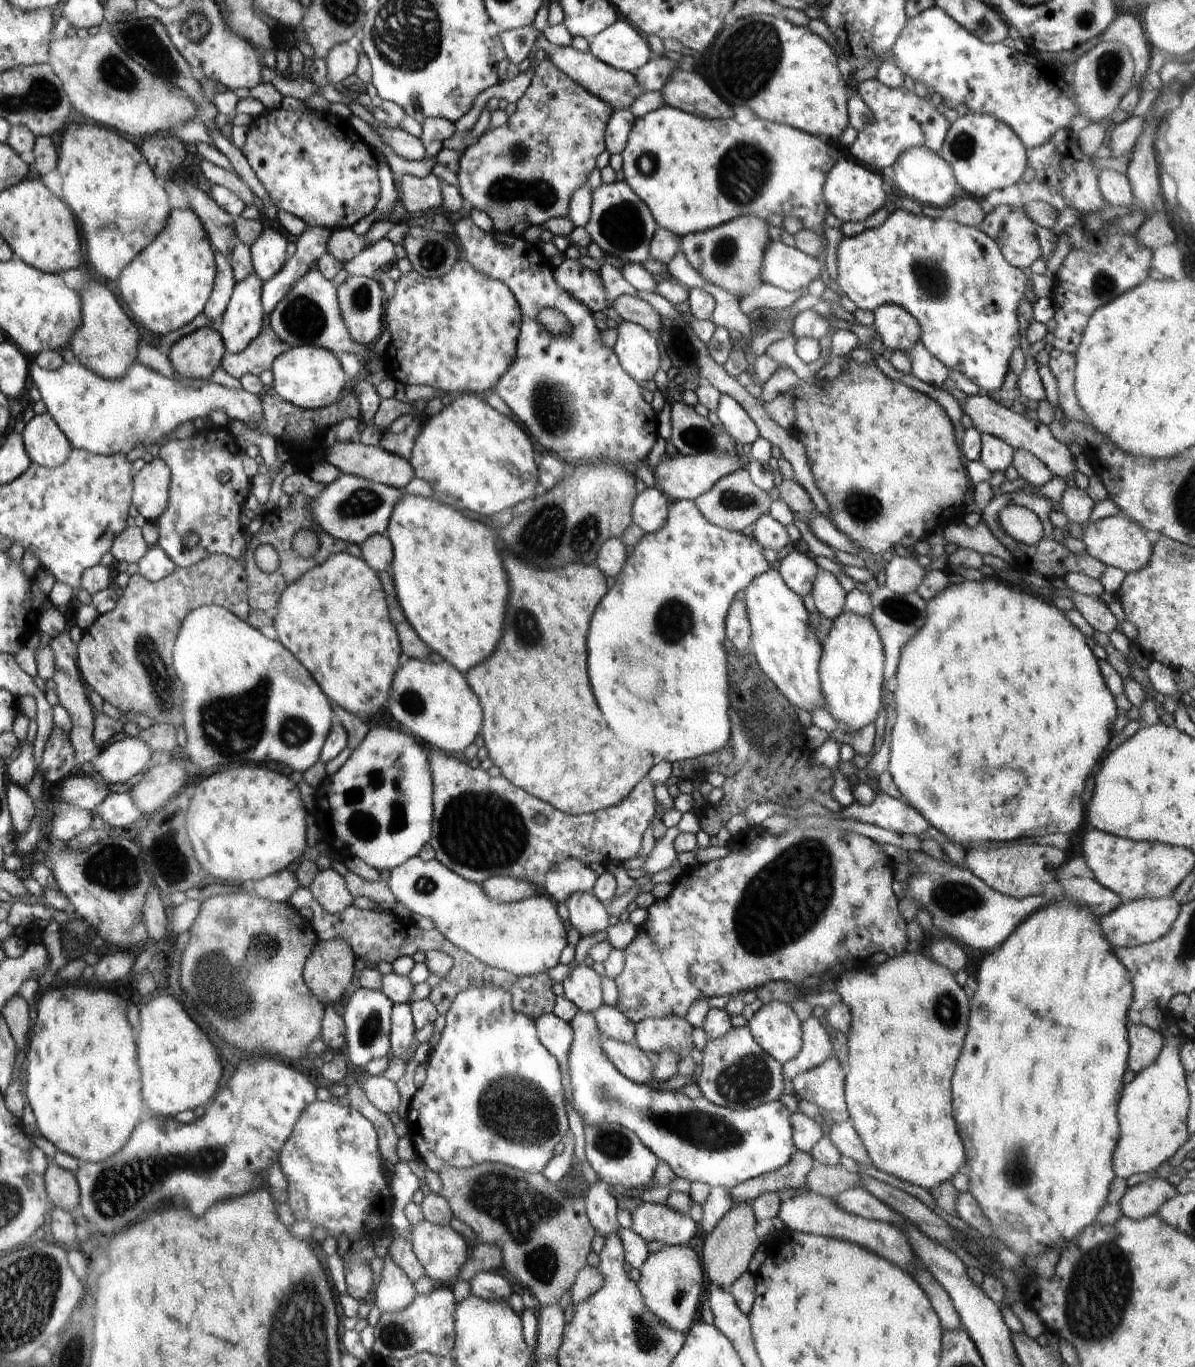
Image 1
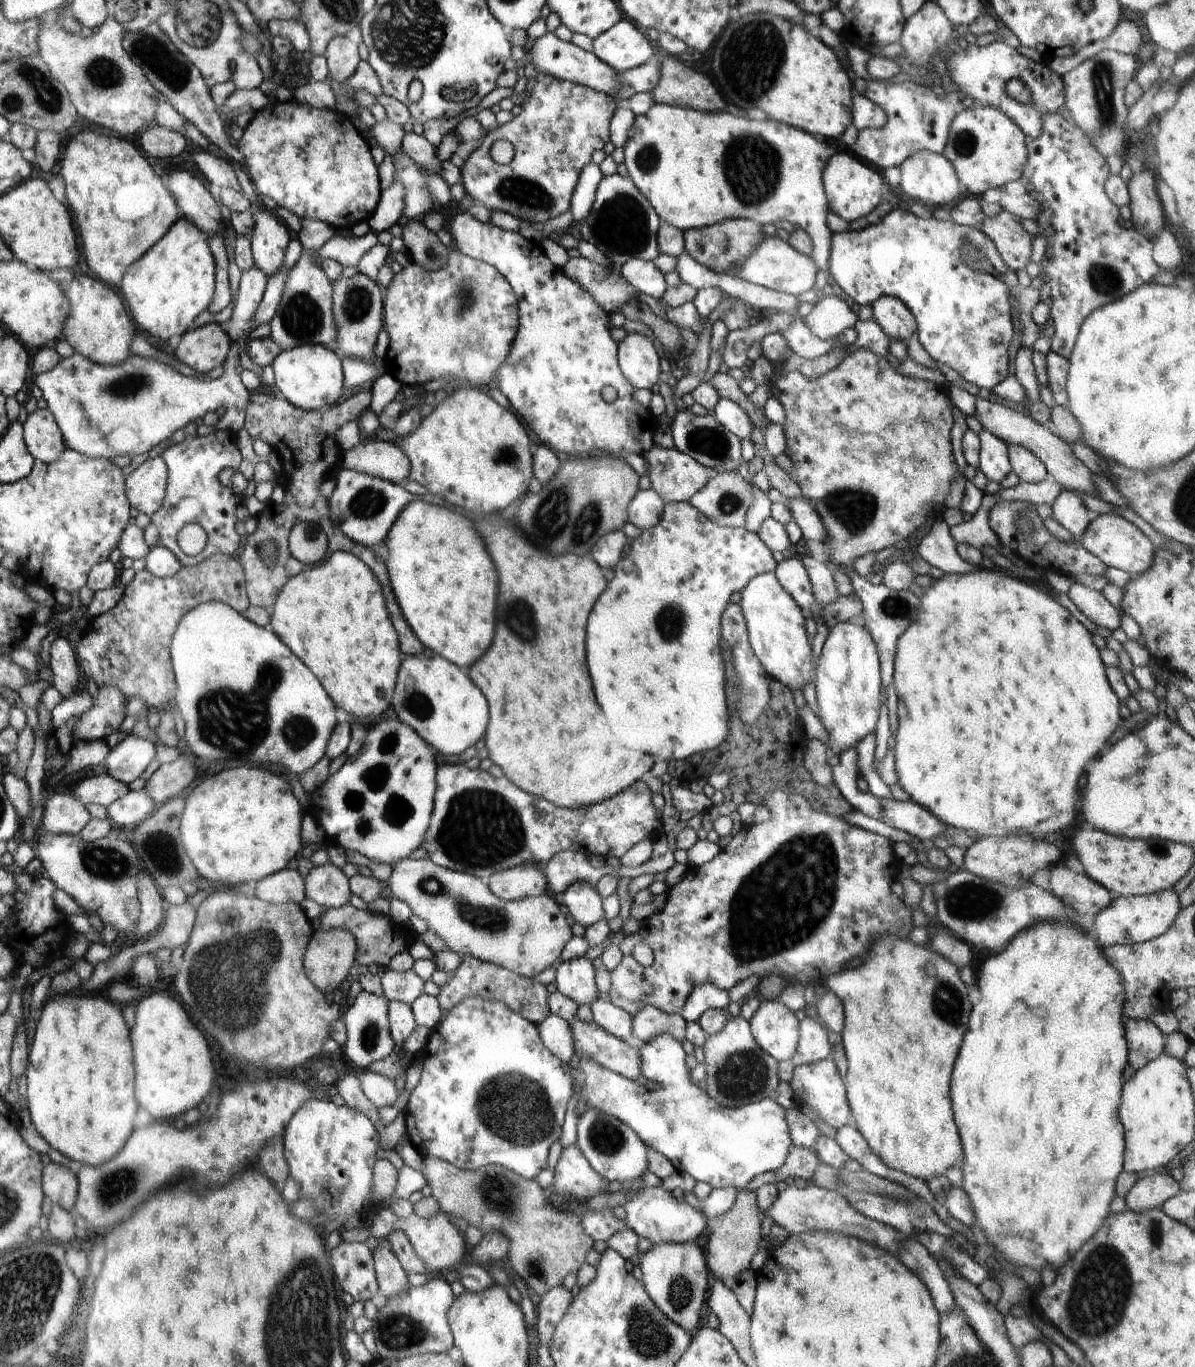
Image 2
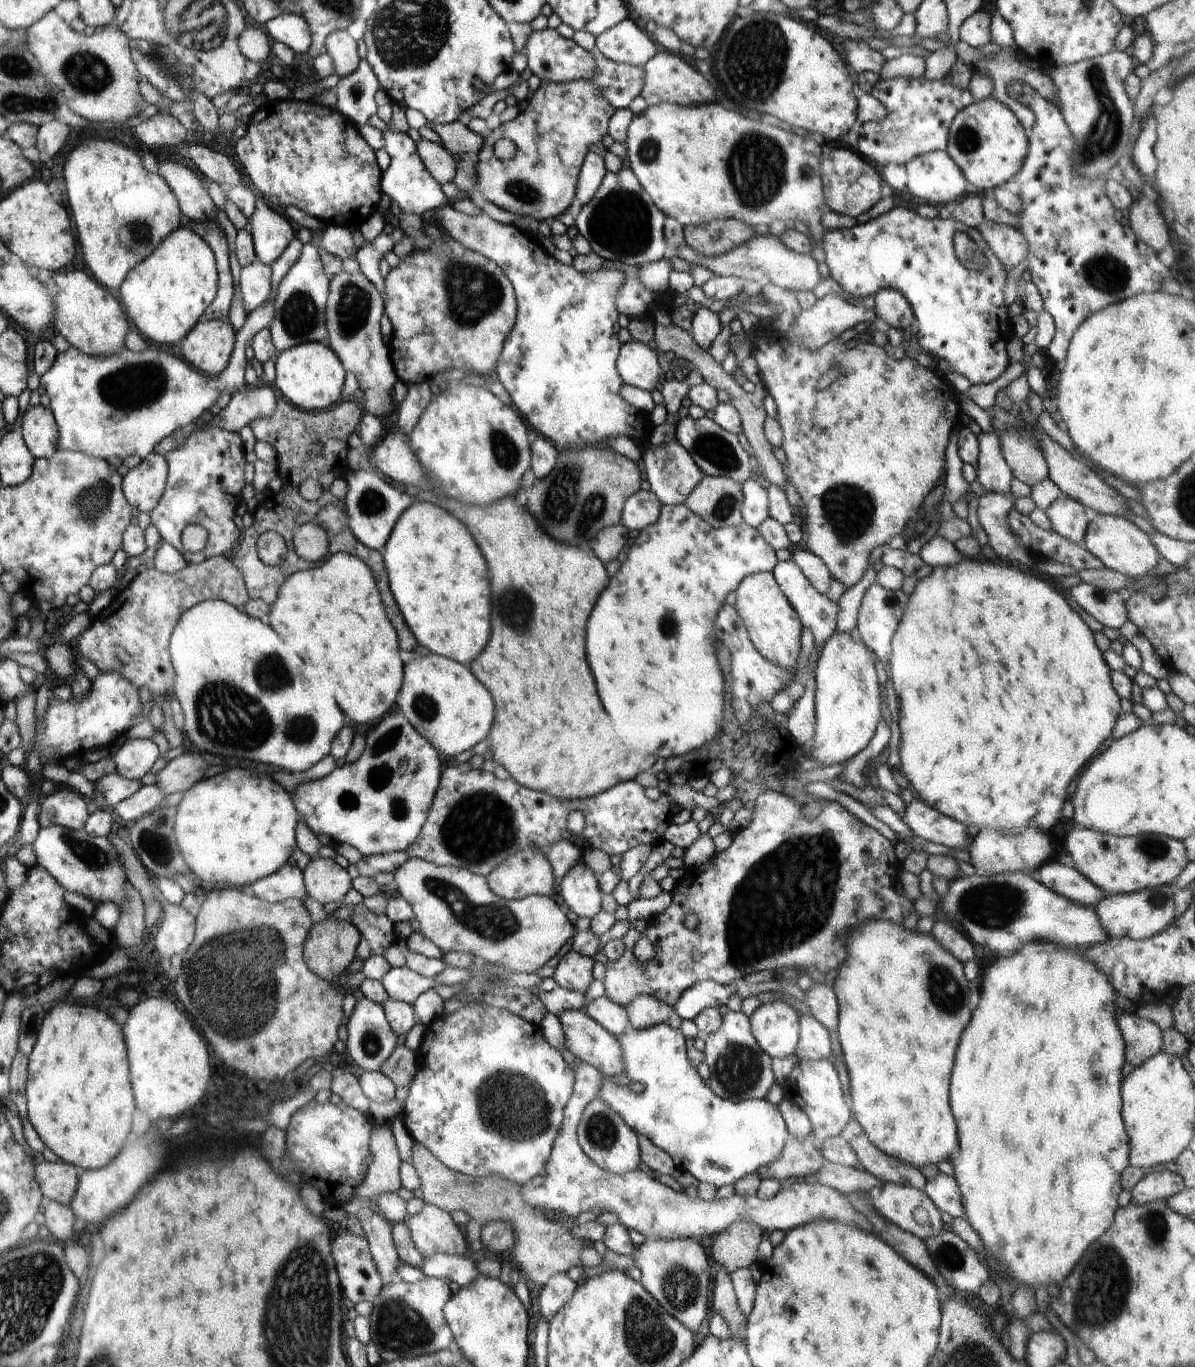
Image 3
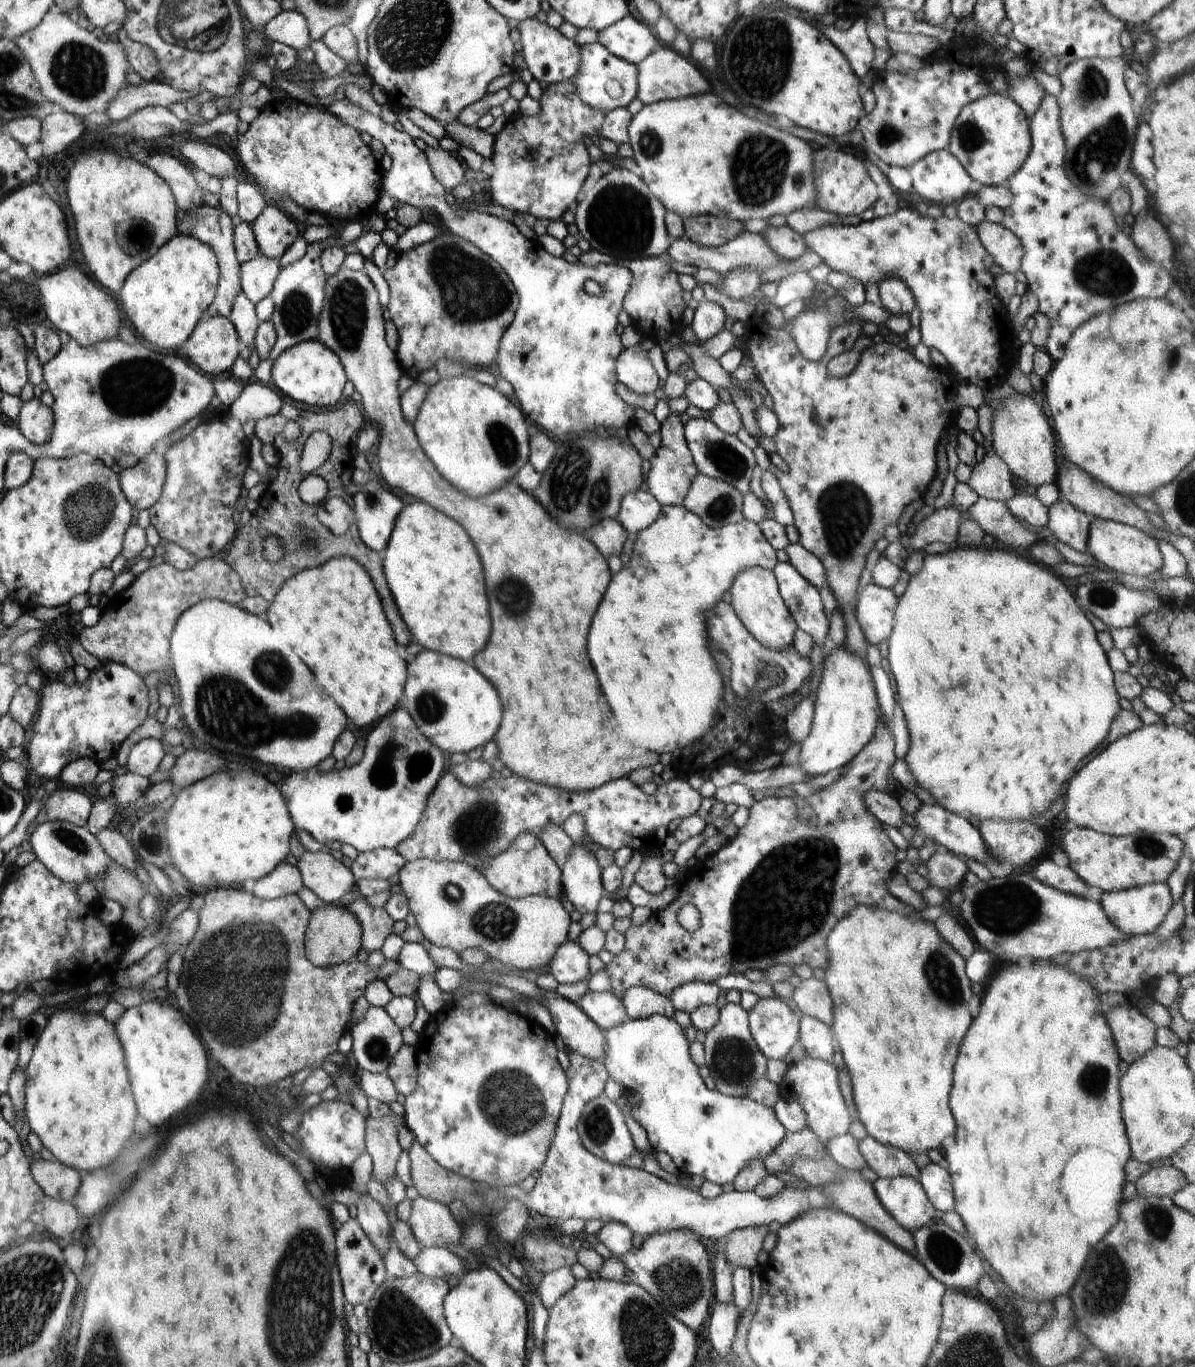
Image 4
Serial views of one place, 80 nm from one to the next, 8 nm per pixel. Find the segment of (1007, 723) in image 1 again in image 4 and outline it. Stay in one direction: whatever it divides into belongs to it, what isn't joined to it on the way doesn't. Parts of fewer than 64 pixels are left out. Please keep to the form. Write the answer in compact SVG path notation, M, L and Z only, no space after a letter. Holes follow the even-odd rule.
M983 545L957 546L944 554L924 556L924 566L910 577L907 589L894 609L895 621L888 637L887 659L896 680L896 702L904 713L910 736L908 752L903 760L917 786L926 788L936 800L936 805L966 820L978 820L980 824L987 820L1031 822L1032 818L1046 814L1052 806L1052 800L1056 800L1056 796L1060 794L1064 782L1074 776L1076 766L1104 742L1112 721L1121 709L1113 670L1102 646L1096 640L1096 630L1092 628L1064 582L1050 570L1050 566L1044 566L1040 566L1035 560L1026 560L1006 548L989 550Z

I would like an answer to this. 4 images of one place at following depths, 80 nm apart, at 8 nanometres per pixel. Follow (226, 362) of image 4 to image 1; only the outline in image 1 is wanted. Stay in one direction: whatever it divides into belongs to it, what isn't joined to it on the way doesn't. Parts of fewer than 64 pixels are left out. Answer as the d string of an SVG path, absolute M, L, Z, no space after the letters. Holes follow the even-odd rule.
M215 325L197 328L181 337L171 346L167 355L180 376L194 378L199 383L210 382L212 373L220 366L221 358L224 356L226 356L225 346Z

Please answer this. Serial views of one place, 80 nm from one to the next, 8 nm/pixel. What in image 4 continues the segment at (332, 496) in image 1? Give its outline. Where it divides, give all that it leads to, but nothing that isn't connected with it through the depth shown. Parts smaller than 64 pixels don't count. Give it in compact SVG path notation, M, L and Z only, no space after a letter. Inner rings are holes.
M370 480L358 485L358 491L352 494L356 516L354 524L358 527L360 538L368 548L381 554L387 547L399 512L406 505L387 488L386 483L381 485Z

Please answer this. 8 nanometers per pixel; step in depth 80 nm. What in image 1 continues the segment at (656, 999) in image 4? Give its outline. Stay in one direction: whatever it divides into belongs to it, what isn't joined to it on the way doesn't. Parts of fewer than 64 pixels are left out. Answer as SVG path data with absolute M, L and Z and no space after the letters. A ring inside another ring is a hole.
M669 1016L663 1019L644 1019L635 1025L636 1046L642 1049L642 1052L654 1052L657 1054L663 1052L677 1053L680 1061L692 1058L690 1052L695 1048L693 1041L693 1026L684 1018Z

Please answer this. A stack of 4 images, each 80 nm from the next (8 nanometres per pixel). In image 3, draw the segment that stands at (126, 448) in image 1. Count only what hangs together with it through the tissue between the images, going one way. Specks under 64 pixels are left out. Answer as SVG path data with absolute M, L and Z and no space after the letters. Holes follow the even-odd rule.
M272 299L264 301L246 317L244 326L235 331L234 348L226 368L212 378L206 378L192 370L190 364L186 365L178 357L149 348L139 353L124 348L118 354L107 357L87 355L72 346L68 351L60 353L51 369L39 378L39 383L44 386L48 398L51 399L50 407L59 436L57 450L83 452L99 459L107 459L110 456L125 459L136 454L144 460L163 438L170 436L177 428L194 423L202 412L210 410L210 407L216 404L222 394L229 394L232 398L234 393L247 387L245 375L248 366L244 352L258 332L271 326L274 311L275 300Z

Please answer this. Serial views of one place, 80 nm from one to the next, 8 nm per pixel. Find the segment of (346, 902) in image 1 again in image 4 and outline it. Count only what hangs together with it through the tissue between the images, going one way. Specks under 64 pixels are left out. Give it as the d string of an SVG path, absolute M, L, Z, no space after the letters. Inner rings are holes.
M305 851L296 866L304 886L325 903L337 904L355 884L352 871L342 861L332 857L330 851Z

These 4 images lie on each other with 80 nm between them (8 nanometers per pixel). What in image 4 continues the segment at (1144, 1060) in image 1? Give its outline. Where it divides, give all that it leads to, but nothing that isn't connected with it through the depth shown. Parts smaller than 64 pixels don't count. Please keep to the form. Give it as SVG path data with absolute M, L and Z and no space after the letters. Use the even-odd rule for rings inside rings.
M1135 1005L1111 1007L1103 1014L1111 1028L1119 1057L1132 1064L1152 1050L1156 1042L1156 1026Z

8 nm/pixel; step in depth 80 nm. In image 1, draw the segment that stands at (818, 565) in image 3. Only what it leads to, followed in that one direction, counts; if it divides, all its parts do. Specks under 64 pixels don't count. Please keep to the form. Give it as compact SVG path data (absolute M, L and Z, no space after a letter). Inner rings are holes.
M819 567L811 594L819 614L824 618L833 621L843 611L847 592L830 571Z

